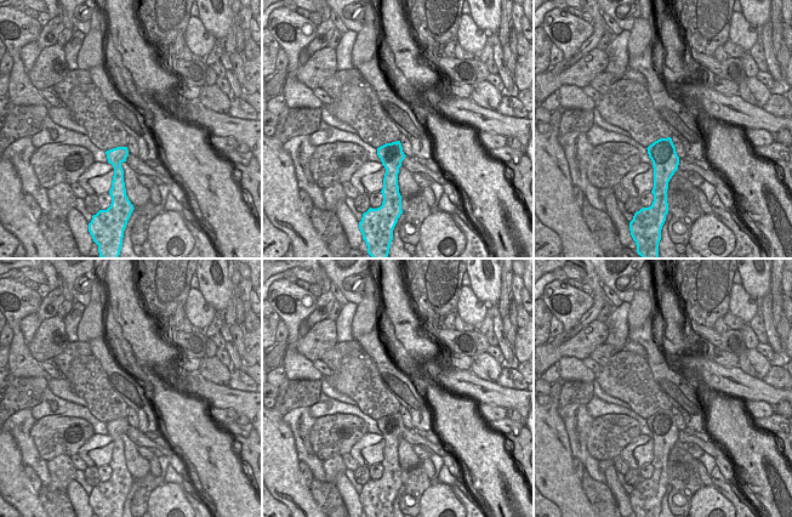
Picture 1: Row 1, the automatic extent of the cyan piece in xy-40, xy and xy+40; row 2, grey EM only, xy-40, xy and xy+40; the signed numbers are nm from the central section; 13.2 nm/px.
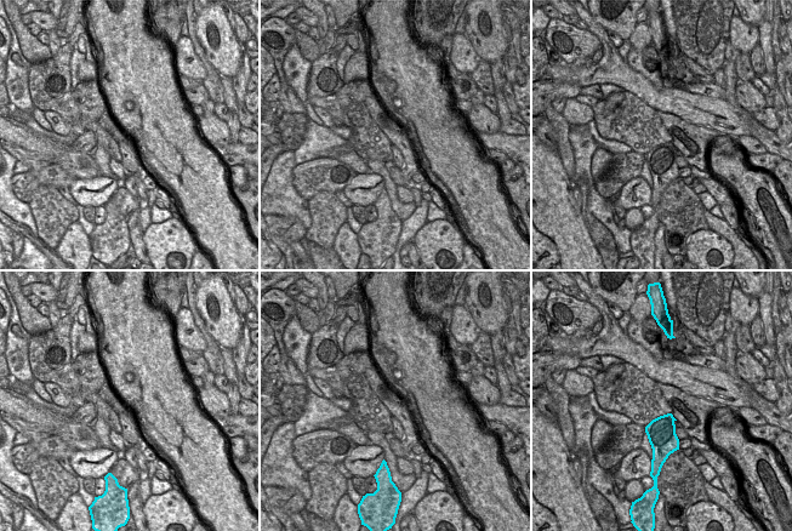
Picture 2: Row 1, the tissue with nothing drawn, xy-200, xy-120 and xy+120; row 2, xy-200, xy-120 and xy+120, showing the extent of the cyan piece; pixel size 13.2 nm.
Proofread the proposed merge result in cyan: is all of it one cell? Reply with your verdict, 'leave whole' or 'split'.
leave whole

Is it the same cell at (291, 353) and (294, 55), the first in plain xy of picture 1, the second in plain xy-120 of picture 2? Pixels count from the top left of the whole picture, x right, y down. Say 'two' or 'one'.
two

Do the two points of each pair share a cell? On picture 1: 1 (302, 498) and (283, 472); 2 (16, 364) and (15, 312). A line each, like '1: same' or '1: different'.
1: same
2: same

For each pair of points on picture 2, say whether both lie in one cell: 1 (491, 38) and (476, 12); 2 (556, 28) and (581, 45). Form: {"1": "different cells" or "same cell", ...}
{"1": "same cell", "2": "same cell"}

